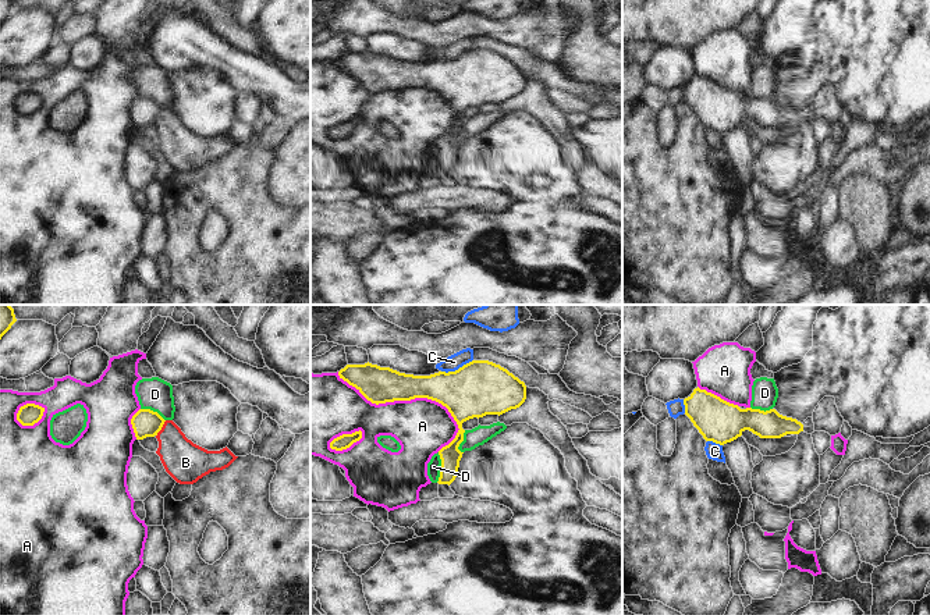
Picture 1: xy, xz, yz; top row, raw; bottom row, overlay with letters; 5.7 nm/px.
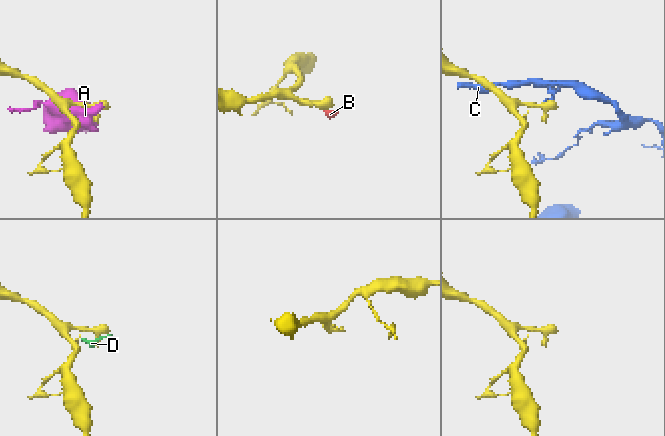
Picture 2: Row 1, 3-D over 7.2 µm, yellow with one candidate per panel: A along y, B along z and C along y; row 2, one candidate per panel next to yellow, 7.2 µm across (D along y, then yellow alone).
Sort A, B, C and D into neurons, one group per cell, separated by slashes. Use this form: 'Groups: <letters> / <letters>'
Groups: A / B / C / D.

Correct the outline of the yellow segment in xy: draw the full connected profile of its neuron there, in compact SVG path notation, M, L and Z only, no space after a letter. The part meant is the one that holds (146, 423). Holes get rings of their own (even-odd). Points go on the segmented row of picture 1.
M139 409L131 424L136 440L157 438L156 454L166 472L180 484L194 484L210 472L228 468L238 458L227 447L207 451L194 444L173 420L164 420L150 409Z

